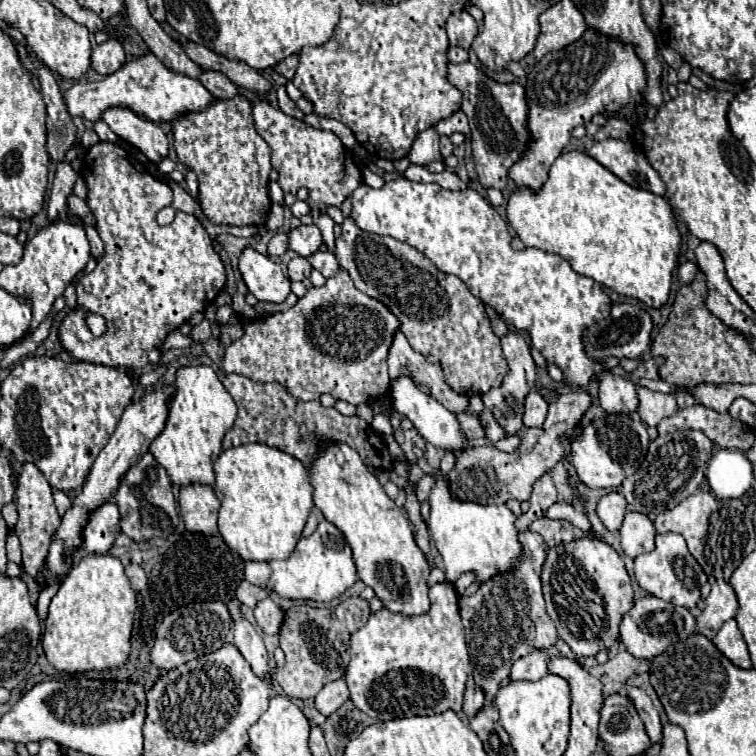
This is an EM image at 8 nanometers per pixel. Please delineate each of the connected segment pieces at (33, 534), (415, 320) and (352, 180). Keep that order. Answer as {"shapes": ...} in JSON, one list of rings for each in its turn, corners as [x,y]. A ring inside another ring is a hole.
{"shapes":[[[[24,463],[22,471],[20,471],[20,477],[18,477],[14,503],[16,503],[16,509],[18,509],[18,523],[14,527],[14,533],[18,535],[20,547],[22,547],[22,569],[30,577],[38,579],[44,565],[46,565],[52,535],[60,527],[60,515],[58,515],[54,499],[52,499],[50,483],[44,479],[44,475],[40,475],[40,469],[34,463]]],[[[346,217],[342,223],[336,257],[362,293],[380,299],[392,309],[414,351],[438,357],[446,383],[456,393],[478,395],[500,387],[508,373],[500,339],[490,329],[484,303],[476,299],[458,277],[438,271],[408,243],[358,229],[352,217]]],[[[260,95],[252,101],[252,117],[258,135],[272,149],[272,167],[278,171],[278,185],[282,189],[292,189],[292,185],[306,187],[306,203],[310,205],[312,217],[326,215],[328,207],[340,209],[346,197],[350,197],[352,191],[360,187],[360,183],[364,183],[354,155],[332,131],[312,129],[304,121],[284,115]]]]}

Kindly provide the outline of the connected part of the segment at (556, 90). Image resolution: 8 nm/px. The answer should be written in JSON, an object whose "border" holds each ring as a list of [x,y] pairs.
{"border":[[[588,29],[572,45],[548,53],[540,59],[526,81],[528,99],[528,129],[534,137],[528,151],[510,169],[510,177],[516,187],[528,187],[540,191],[544,179],[556,157],[570,141],[570,133],[578,125],[586,125],[596,113],[616,113],[622,105],[638,101],[646,85],[646,73],[630,45],[612,41],[592,29]]]}

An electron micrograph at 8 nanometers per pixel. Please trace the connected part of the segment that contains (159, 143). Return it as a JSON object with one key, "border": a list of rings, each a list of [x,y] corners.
{"border":[[[126,107],[108,109],[104,113],[104,121],[120,139],[138,147],[152,163],[160,163],[168,157],[168,137],[154,121],[140,119]]]}

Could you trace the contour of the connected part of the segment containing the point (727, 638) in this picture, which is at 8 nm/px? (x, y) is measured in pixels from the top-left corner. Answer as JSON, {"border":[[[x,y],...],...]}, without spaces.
{"border":[[[734,619],[726,621],[720,631],[716,633],[716,637],[712,639],[712,643],[716,643],[716,649],[728,657],[736,667],[740,669],[752,669],[752,661],[748,655],[748,647],[744,643],[744,637],[736,625]]]}

